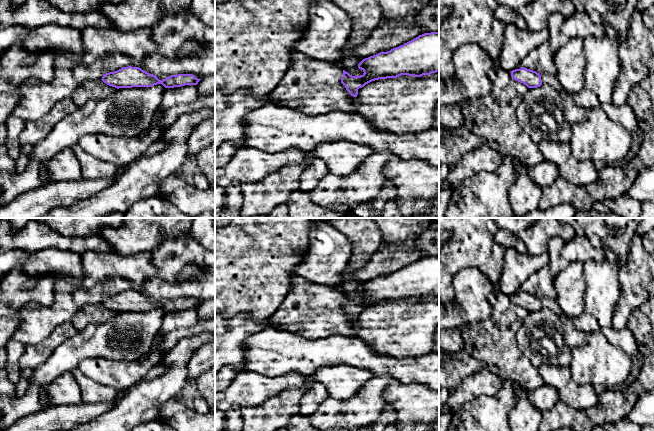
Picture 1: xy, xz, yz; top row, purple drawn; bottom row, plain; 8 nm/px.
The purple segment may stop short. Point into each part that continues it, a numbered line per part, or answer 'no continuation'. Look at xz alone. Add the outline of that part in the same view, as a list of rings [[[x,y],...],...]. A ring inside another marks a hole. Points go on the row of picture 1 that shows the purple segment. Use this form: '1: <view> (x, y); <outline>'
no continuation

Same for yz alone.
1: yz (549, 79); [[[545,73],[540,75],[542,84],[548,84],[558,92],[561,92],[563,90],[563,87],[561,86],[561,83],[557,79],[556,75],[545,74]]]

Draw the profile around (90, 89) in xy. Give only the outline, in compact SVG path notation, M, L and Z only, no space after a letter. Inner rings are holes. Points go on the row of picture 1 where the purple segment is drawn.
M90 80L79 84L71 98L77 108L80 108L91 98L105 99L113 96L117 90L117 88L107 85L102 80Z

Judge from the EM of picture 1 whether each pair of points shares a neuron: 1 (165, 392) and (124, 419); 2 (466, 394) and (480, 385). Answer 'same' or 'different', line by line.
1: same
2: same

